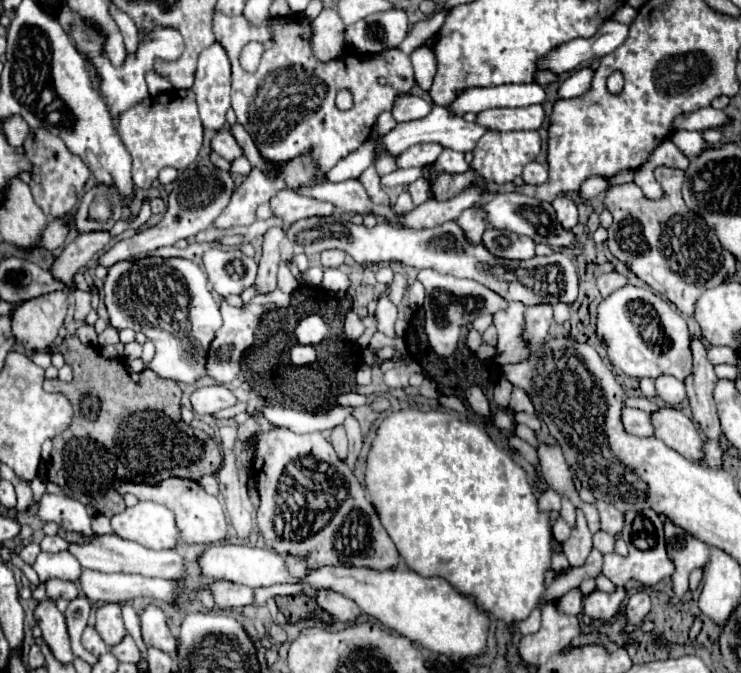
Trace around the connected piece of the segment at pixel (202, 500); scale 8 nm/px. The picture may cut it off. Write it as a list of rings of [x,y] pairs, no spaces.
[[[168,478],[162,480],[156,486],[150,484],[132,484],[132,482],[124,482],[118,488],[118,494],[126,496],[126,494],[134,494],[140,500],[152,500],[152,502],[160,502],[166,504],[174,514],[176,514],[176,524],[180,528],[180,536],[182,542],[188,544],[214,544],[214,542],[222,542],[226,540],[226,514],[224,508],[220,504],[220,500],[216,496],[210,496],[198,482],[194,480],[184,480],[184,478]]]

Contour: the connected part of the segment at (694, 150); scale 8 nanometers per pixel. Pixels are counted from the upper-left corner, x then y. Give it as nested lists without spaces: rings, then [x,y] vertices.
[[[680,130],[680,132],[674,132],[672,134],[672,142],[688,158],[700,156],[700,152],[706,152],[710,148],[710,144],[704,140],[702,132],[686,132],[686,130]]]

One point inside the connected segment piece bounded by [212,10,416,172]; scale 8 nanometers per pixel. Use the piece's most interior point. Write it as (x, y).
(287, 105)

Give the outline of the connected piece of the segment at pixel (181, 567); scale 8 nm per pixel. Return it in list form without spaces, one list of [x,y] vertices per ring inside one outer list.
[[[116,534],[110,536],[96,536],[86,544],[70,542],[68,550],[72,556],[80,560],[84,568],[92,568],[98,572],[124,572],[124,574],[140,574],[140,576],[152,576],[152,578],[184,578],[188,574],[186,560],[176,550],[150,550],[136,542],[124,540]]]

